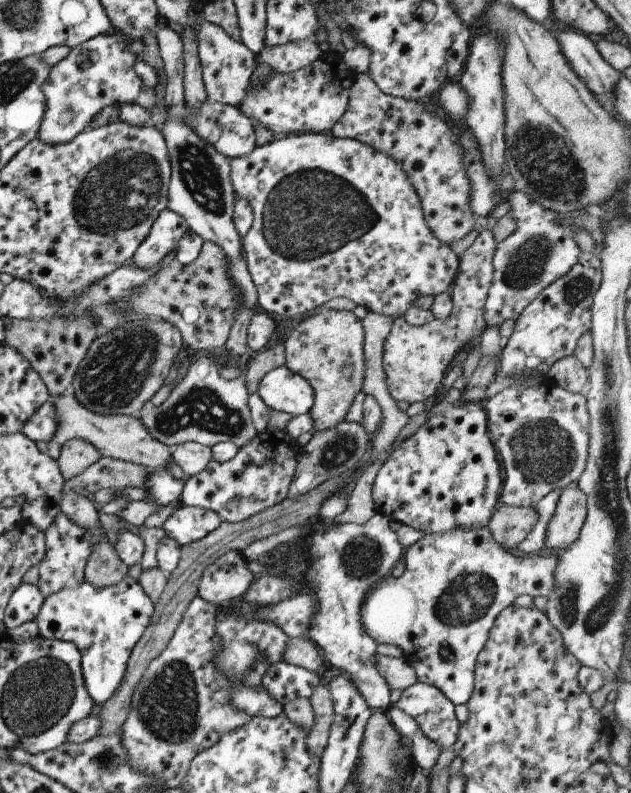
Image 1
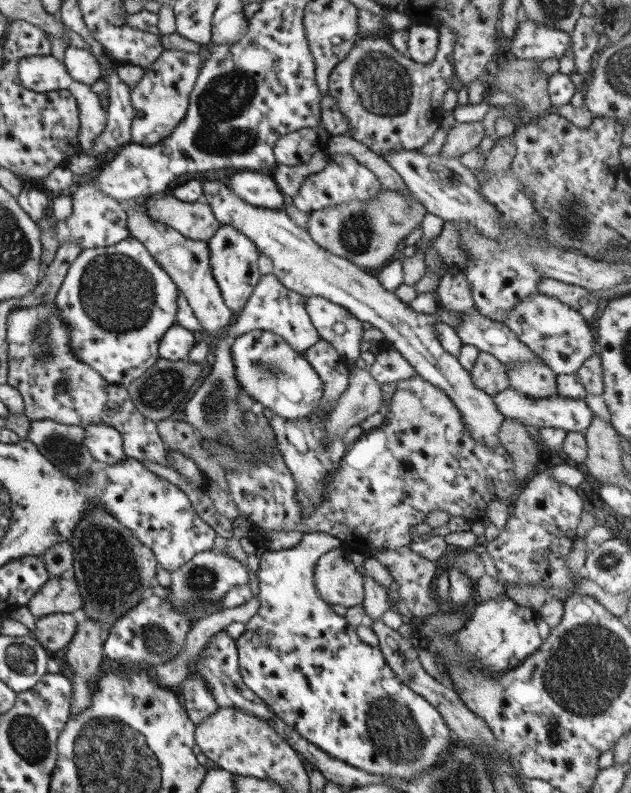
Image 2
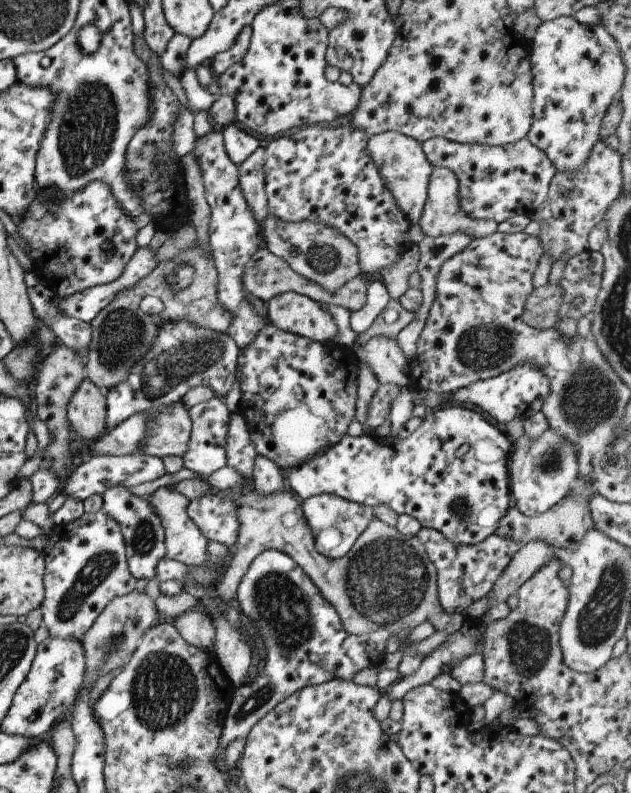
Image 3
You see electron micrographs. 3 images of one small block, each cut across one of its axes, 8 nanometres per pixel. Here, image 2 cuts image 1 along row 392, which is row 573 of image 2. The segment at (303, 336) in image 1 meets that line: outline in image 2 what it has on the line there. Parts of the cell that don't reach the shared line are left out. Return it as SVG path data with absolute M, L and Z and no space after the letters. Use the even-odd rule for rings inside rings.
M342 546L329 550L329 552L325 552L325 554L319 556L312 575L317 594L329 606L338 604L347 609L350 606L362 604L364 597L362 589L364 577L356 570L355 558L346 555Z

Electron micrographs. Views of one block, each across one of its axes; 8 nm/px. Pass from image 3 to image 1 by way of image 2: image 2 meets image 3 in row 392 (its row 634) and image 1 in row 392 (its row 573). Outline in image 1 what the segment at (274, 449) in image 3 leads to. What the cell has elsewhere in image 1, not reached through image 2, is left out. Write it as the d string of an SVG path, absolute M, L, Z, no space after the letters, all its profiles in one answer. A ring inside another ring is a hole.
M285 366L267 372L259 380L257 394L268 409L287 412L291 417L307 414L312 407L311 386Z

